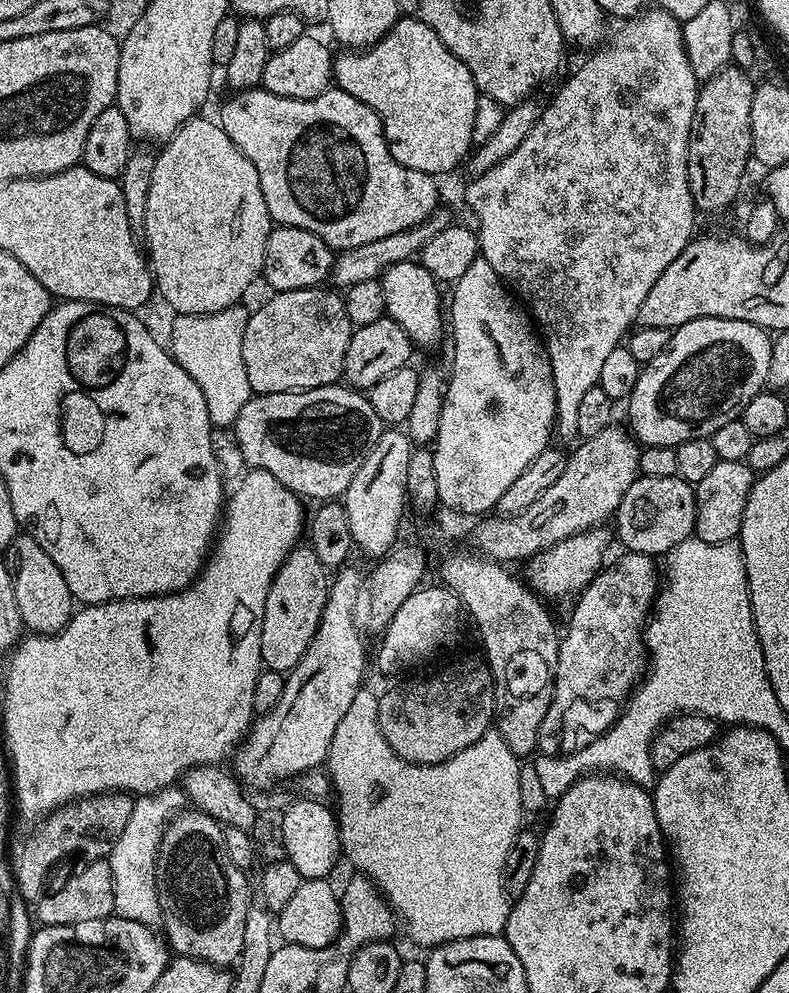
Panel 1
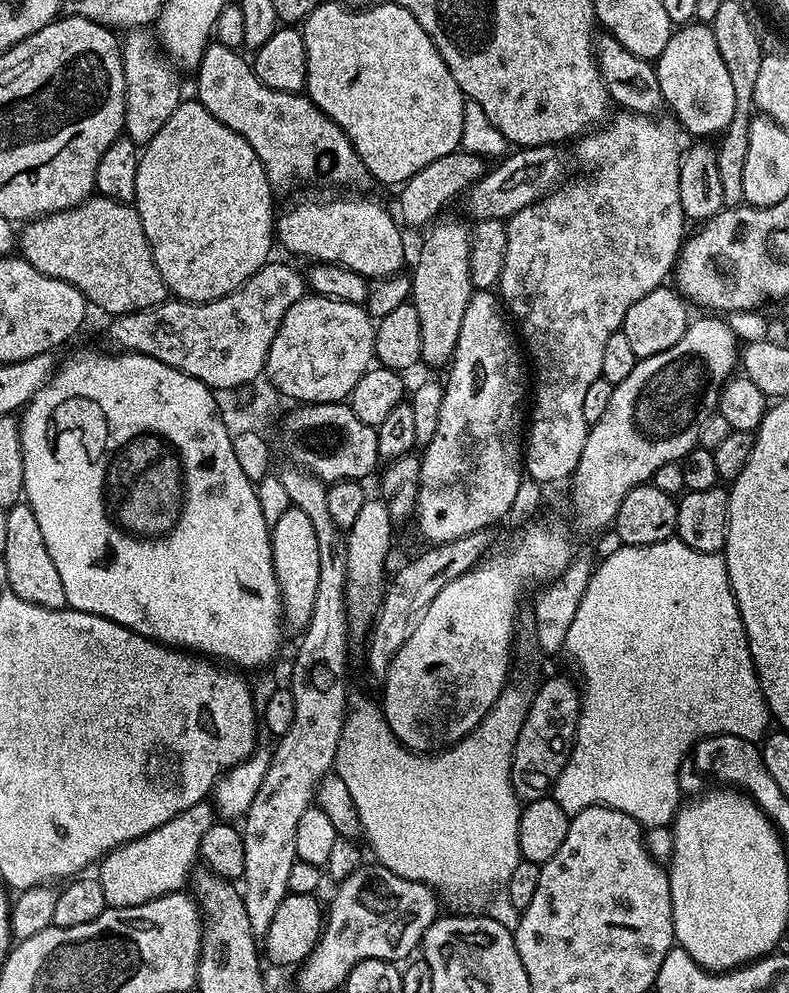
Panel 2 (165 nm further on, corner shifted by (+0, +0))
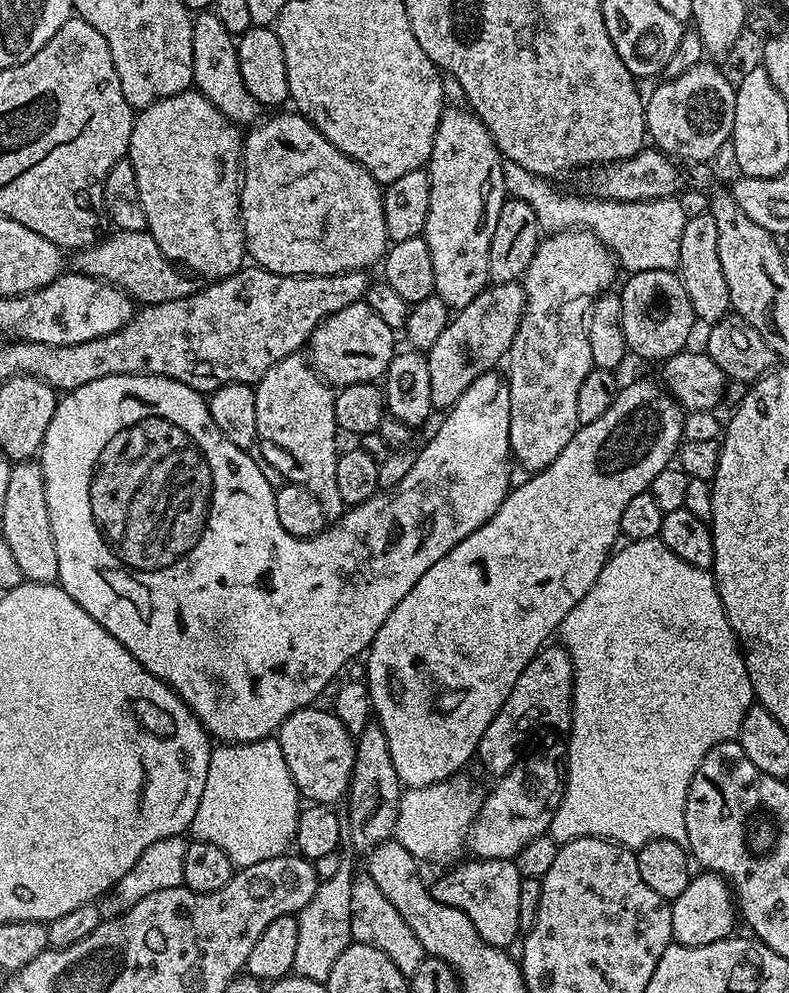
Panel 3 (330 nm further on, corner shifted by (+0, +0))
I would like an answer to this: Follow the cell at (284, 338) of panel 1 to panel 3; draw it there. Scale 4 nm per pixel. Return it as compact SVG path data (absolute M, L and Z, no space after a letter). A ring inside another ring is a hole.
M357 302L330 314L312 331L312 338L306 348L310 353L310 363L323 380L337 389L345 388L351 384L370 384L379 381L388 371L393 356L398 351L396 345L397 333L386 322L382 322L380 315L366 302Z

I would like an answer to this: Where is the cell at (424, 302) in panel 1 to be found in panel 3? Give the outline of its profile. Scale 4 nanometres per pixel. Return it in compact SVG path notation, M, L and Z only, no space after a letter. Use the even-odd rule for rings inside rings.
M280 110L277 116L272 116L269 120L261 119L259 122L251 125L247 129L246 135L242 140L242 179L240 181L240 221L244 227L244 247L246 249L247 255L250 257L251 263L258 268L265 268L270 270L274 274L279 276L333 276L334 274L342 274L343 272L358 272L361 270L371 269L371 264L379 265L383 261L385 252L388 251L390 247L390 241L388 238L388 231L386 230L386 214L384 213L384 194L381 185L376 183L376 179L371 176L364 167L358 162L354 162L346 154L342 154L342 150L338 150L333 146L330 141L328 141L319 130L317 130L313 124L306 119L306 117L301 116L299 112L295 110L289 110L289 112L284 112L288 110Z

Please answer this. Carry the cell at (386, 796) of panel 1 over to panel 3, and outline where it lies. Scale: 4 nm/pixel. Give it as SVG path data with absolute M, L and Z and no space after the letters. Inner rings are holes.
M464 774L430 786L409 788L400 798L394 838L403 848L410 850L417 862L429 860L432 864L444 864L454 859L460 851L465 851L468 832L480 812L481 803L481 793L472 789Z

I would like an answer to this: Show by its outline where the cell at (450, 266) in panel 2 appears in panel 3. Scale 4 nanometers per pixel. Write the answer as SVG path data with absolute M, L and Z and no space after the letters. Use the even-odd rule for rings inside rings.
M452 106L445 107L442 118L438 122L438 130L434 134L434 146L432 147L432 153L426 165L428 181L430 182L430 206L426 210L426 222L424 223L422 235L426 246L430 246L430 262L434 265L435 295L440 296L442 302L448 304L449 309L459 310L470 306L470 302L474 302L474 298L478 298L478 294L489 287L490 242L494 242L494 229L498 227L498 214L502 214L502 206L506 199L504 190L504 161L505 159L501 156L498 146L490 134L490 130L476 117L475 112L464 106L461 106L461 108L452 108Z

